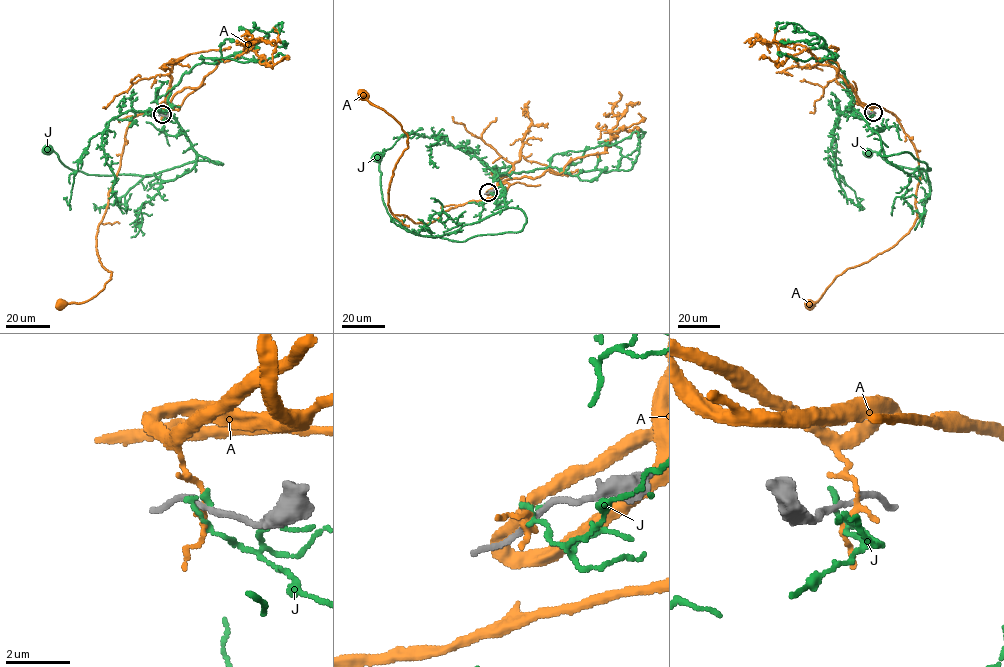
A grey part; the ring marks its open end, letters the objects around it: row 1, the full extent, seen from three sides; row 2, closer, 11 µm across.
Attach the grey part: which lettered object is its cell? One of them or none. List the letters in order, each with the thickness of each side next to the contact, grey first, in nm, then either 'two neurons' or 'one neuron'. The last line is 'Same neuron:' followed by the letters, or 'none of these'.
A: 170 nm thick on the grey side, 150 nm on the other; two neurons
J: 160 nm thick on the grey side, 150 nm on the other; two neurons
Same neuron: none of these

